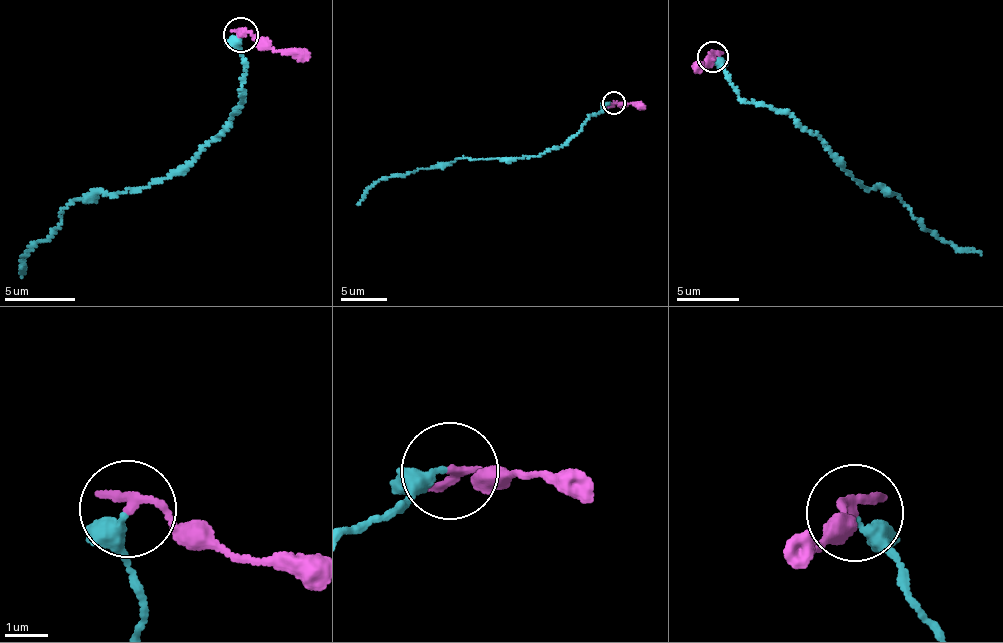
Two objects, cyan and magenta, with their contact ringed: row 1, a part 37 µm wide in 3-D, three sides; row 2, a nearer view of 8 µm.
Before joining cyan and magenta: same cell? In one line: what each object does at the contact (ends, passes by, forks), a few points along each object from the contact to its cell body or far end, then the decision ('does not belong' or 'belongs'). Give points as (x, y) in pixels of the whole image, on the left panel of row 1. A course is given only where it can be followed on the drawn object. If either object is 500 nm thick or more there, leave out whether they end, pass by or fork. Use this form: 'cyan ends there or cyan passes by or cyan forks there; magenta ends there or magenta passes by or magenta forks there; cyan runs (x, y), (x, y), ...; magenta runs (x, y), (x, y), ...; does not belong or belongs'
cyan passes by; magenta ends there; cyan runs (242, 36), (244, 90), (215, 141), (146, 187), (75, 199), (47, 241), (31, 243), (22, 277); magenta runs (242, 36), (248, 31), (276, 51), (294, 49), (307, 59); does not belong

